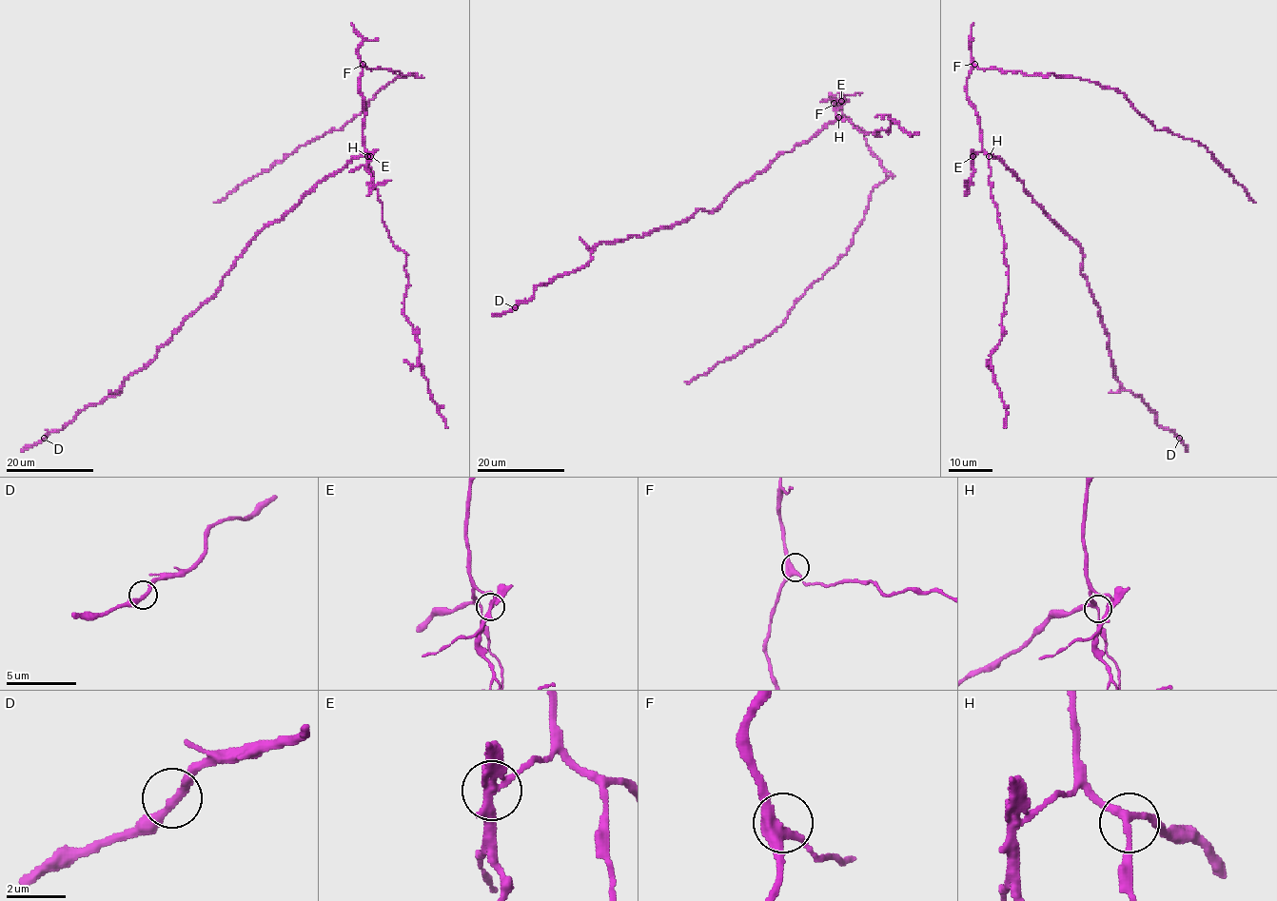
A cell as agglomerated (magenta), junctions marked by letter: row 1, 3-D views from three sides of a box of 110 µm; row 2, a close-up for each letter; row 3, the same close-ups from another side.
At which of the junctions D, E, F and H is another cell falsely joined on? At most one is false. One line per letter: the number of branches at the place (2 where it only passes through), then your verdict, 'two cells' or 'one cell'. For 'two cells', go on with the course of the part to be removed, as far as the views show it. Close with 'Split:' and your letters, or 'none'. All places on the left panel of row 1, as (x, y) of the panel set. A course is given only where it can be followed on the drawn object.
D: 2 | one cell
E: 3 | two cells | (370, 156), (367, 165), (370, 186), (383, 184), (390, 180)
F: 3 | one cell
H: 3 | one cell
Split: E

